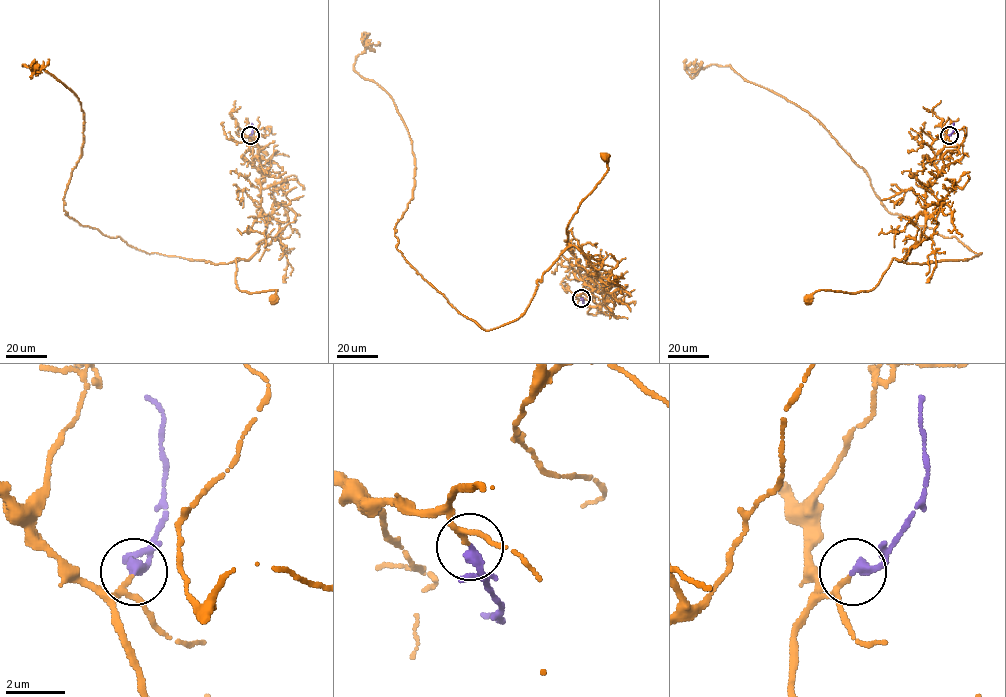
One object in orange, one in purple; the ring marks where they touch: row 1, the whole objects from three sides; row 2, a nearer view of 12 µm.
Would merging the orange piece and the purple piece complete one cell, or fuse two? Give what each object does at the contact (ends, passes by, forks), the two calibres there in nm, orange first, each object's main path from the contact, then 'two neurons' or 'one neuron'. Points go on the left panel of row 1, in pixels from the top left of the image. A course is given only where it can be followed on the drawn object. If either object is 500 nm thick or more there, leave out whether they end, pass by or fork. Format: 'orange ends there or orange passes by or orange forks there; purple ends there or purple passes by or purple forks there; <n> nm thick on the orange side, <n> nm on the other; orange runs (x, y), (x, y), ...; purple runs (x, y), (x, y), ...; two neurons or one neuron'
orange passes by; purple ends there; 130 nm thick on the orange side, 360 nm on the other; orange runs (250, 136), (264, 175), (265, 240), (248, 260), (236, 258), (235, 283), (250, 293), (276, 290), (275, 298); purple runs (250, 136), (251, 123); one neuron

